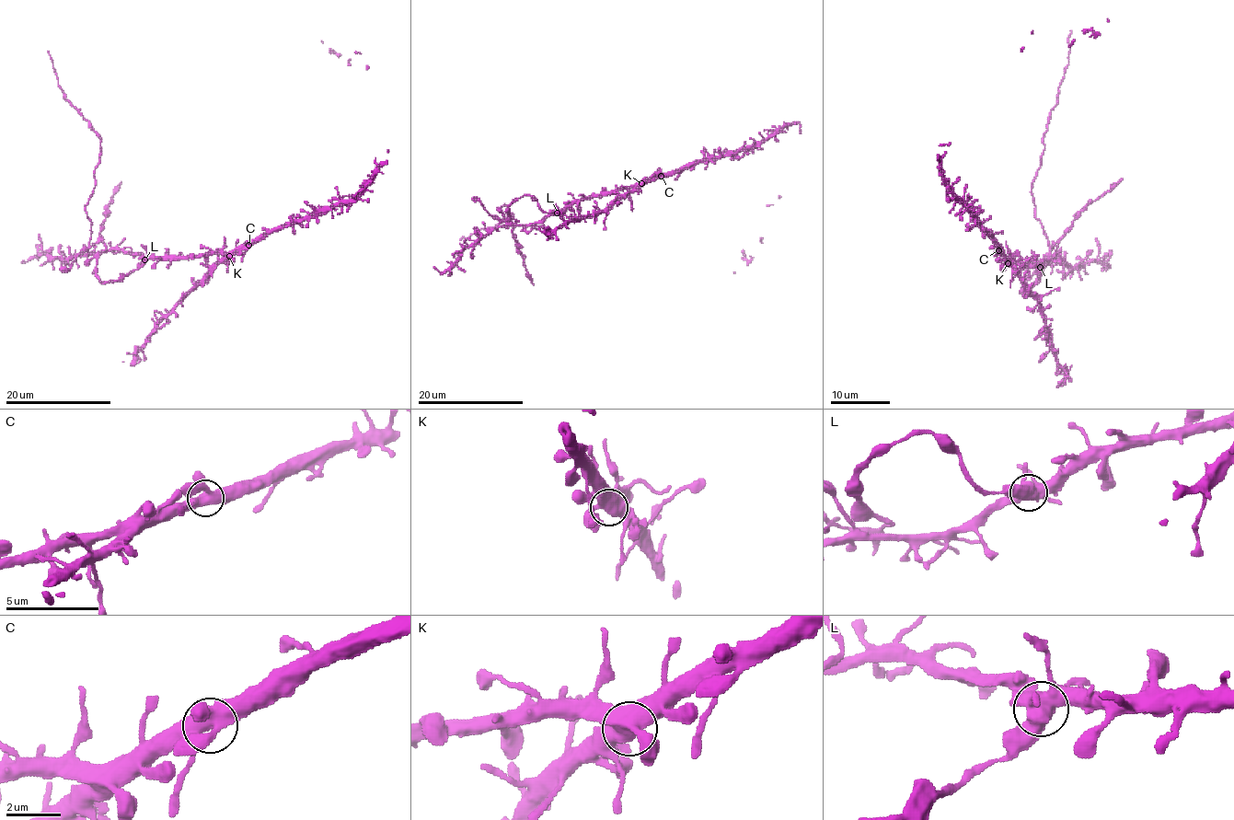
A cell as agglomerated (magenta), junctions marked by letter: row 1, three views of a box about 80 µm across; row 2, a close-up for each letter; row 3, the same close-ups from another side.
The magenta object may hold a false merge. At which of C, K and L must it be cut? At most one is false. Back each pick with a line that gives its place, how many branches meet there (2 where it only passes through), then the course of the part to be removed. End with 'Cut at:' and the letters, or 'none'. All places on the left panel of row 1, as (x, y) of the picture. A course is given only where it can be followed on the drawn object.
L: Place: (144, 259). Branches: 5. Course of the part to remove: (144, 259), (117, 280), (96, 273), (105, 248), (89, 245), (86, 205), (98, 135), (66, 98), (47, 51)
Cut at: L

